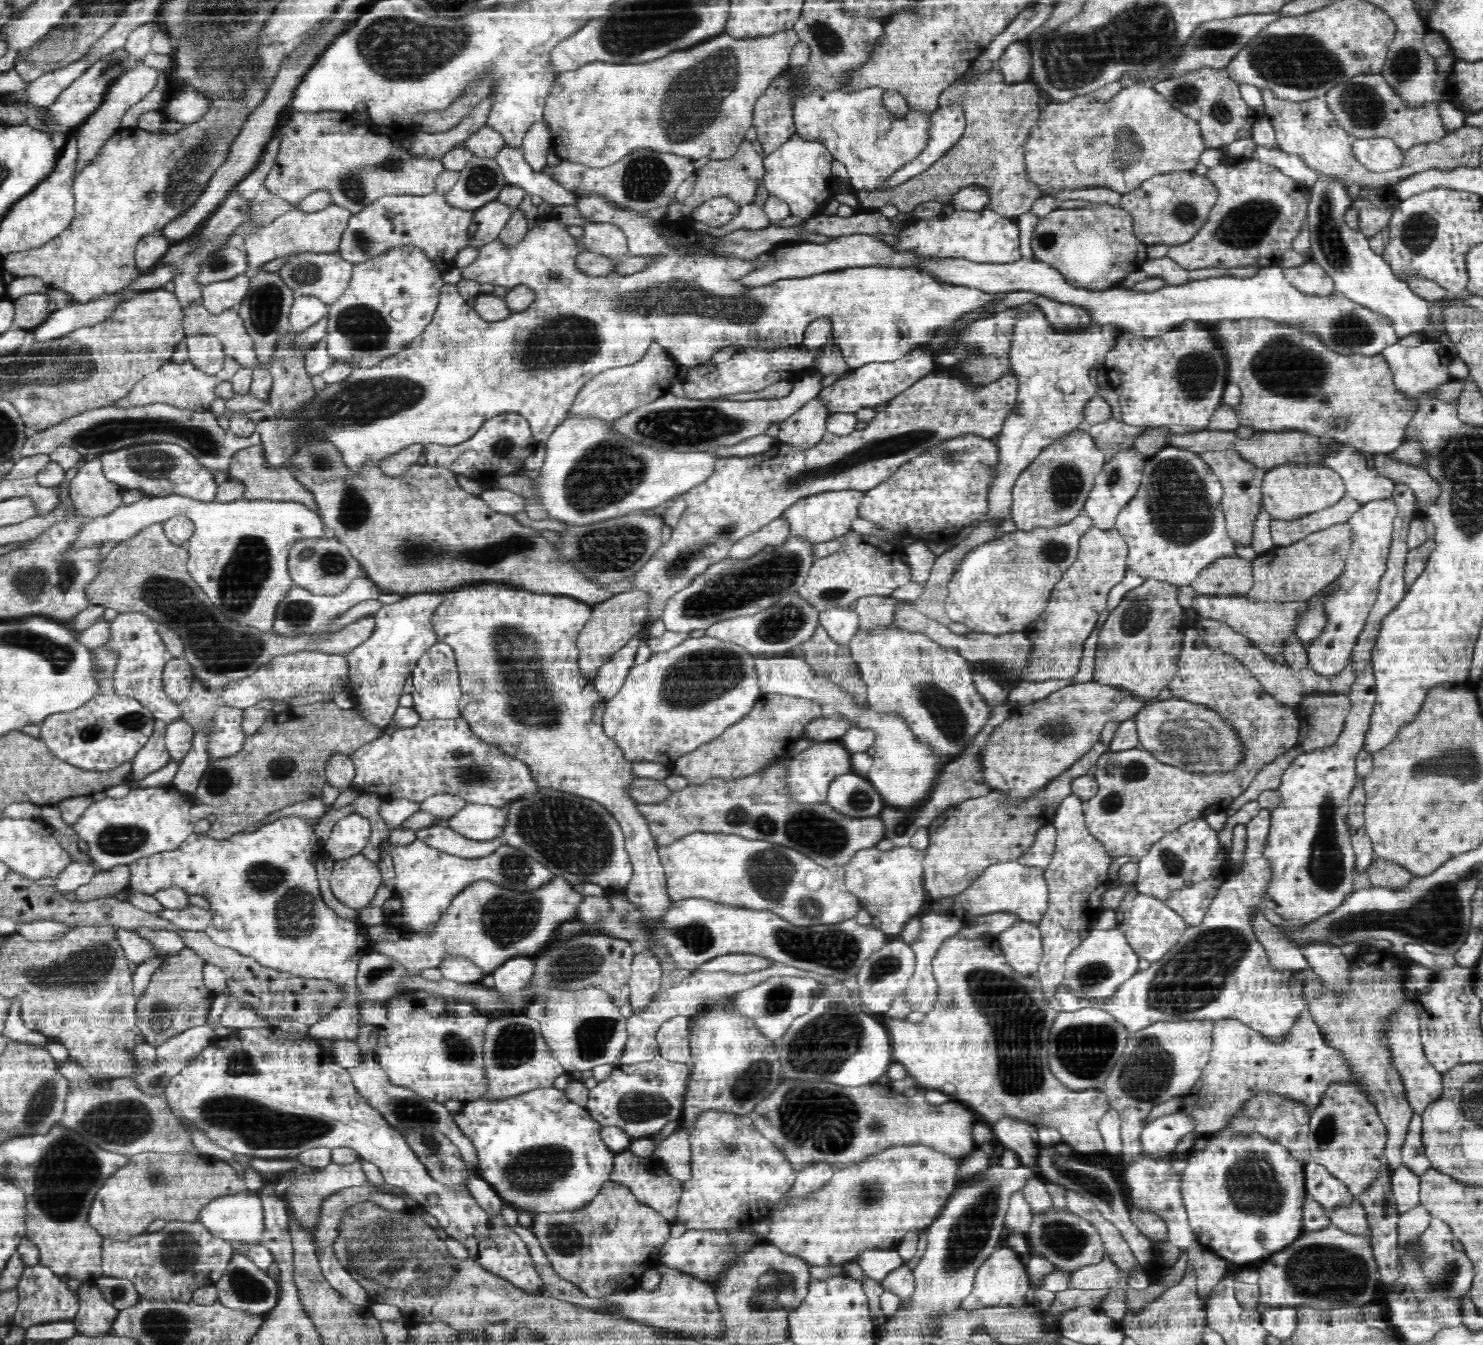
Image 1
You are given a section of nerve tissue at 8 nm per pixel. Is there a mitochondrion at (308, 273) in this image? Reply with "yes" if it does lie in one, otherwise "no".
yes

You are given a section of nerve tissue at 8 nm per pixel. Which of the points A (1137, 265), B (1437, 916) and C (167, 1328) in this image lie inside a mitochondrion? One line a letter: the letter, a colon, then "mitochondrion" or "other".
A: other
B: mitochondrion
C: mitochondrion

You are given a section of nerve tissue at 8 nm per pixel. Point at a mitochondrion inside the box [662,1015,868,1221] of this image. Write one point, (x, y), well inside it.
(755, 1080)

